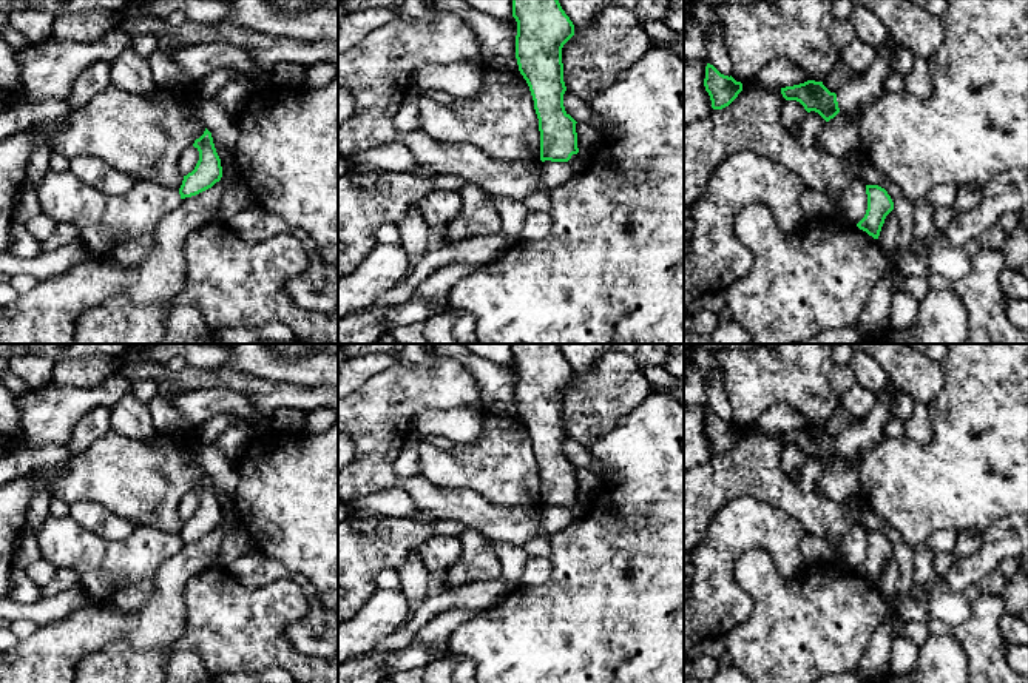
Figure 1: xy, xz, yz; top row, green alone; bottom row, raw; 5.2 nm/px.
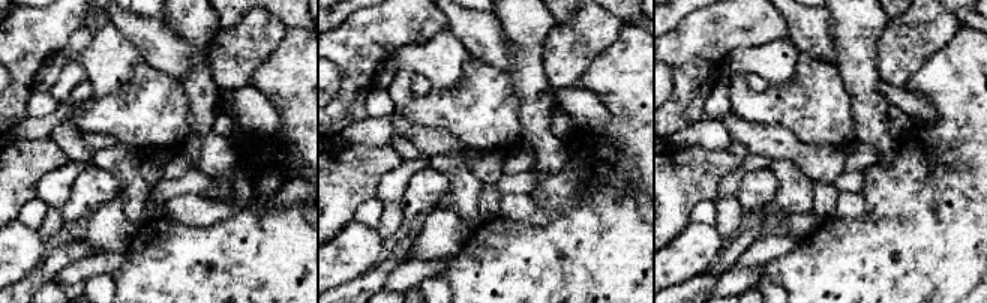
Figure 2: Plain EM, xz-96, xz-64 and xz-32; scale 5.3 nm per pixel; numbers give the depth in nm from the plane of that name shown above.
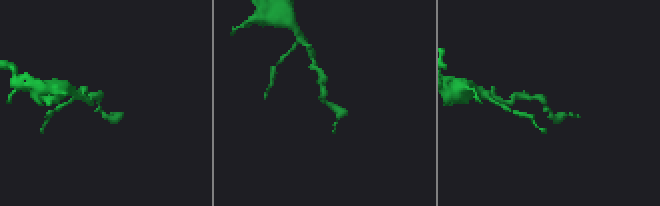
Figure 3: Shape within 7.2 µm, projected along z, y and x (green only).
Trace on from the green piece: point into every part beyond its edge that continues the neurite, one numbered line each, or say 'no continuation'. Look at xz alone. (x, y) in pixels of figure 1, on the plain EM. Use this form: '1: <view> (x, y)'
1: xz (578, 506)

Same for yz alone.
1: yz (855, 441)

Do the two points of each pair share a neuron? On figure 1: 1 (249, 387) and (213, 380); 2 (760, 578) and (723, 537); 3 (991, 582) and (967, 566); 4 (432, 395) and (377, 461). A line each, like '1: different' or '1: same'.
1: same
2: different
3: different
4: same

